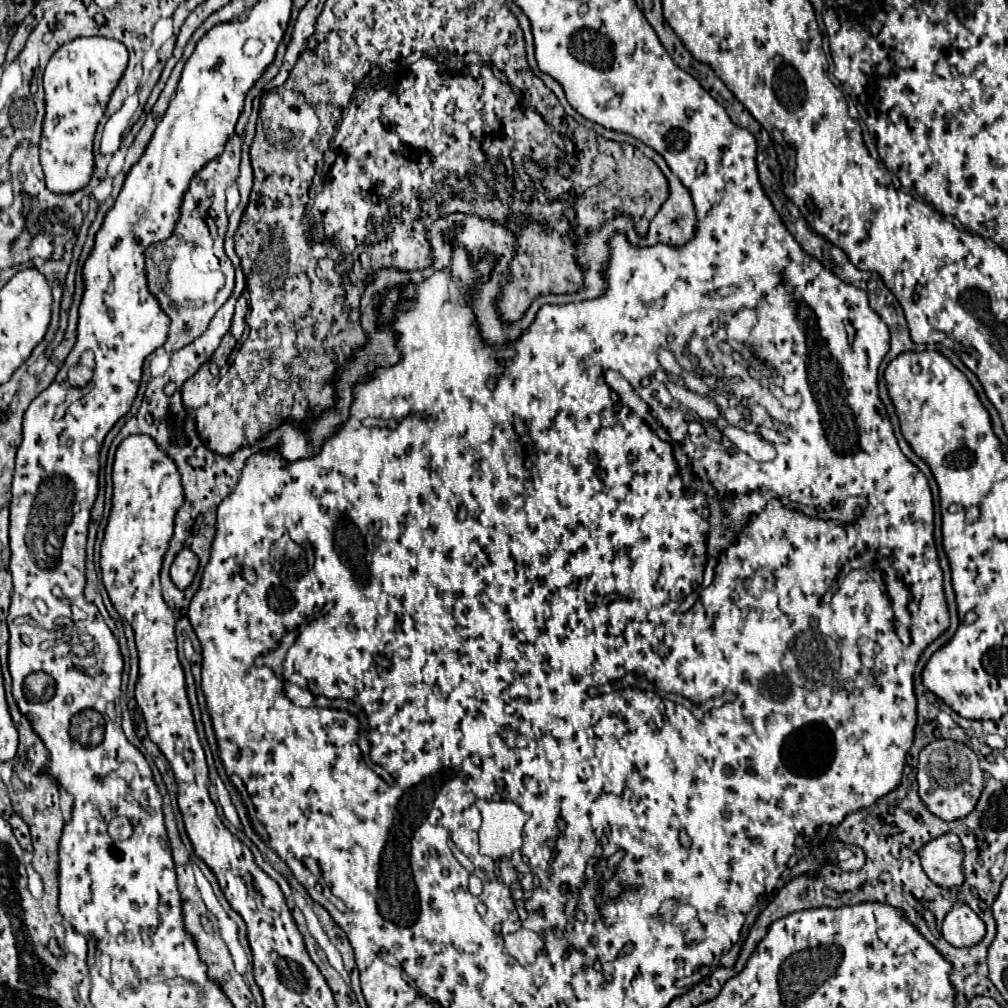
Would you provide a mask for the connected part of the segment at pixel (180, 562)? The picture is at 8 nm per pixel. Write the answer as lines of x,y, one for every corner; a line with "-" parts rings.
184,548
182,552
178,552
178,556
176,556
176,560
170,568
170,578
176,584
176,588
186,590
192,584
192,580
196,576
196,570
198,570
196,554
192,550

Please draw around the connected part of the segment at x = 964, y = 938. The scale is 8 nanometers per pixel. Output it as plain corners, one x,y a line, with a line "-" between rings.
954,904
942,922
942,934
952,946
974,946
984,938
986,928
968,904

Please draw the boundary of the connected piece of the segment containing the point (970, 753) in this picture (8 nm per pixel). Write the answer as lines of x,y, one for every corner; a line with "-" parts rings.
934,740
920,752
920,764
916,768
918,794
926,808
942,820
958,820
974,810
980,792
984,788
984,772
980,760
972,748
956,740

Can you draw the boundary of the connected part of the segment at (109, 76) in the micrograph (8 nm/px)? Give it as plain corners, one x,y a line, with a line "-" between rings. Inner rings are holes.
76,38
60,46
44,72
46,116
40,141
40,163
48,190
70,194
90,182
94,170
92,140
104,108
128,64
126,46
112,38

